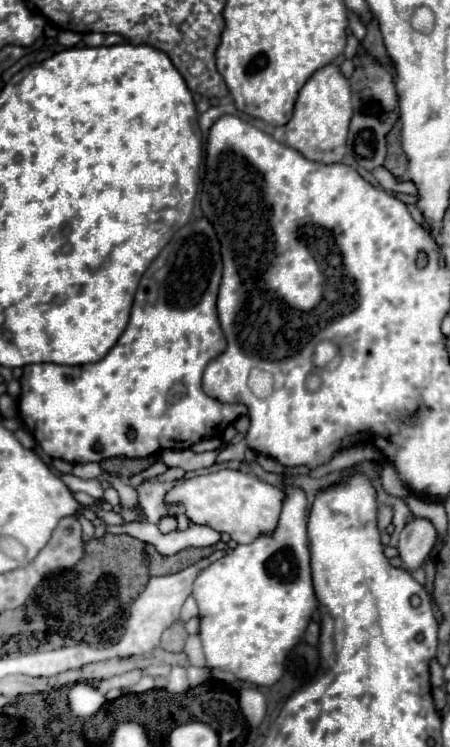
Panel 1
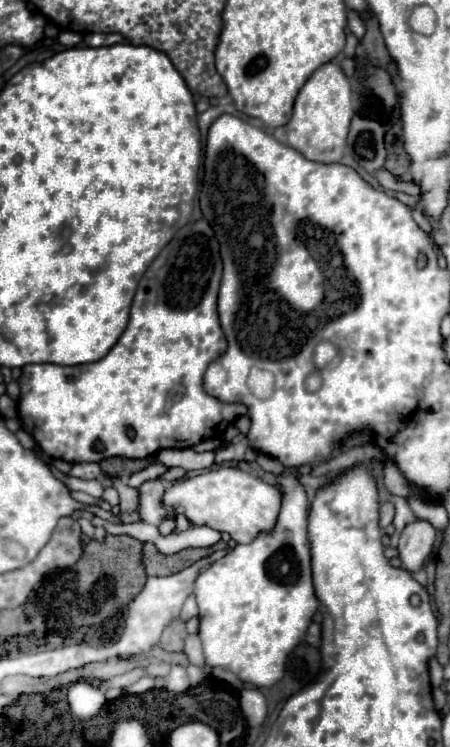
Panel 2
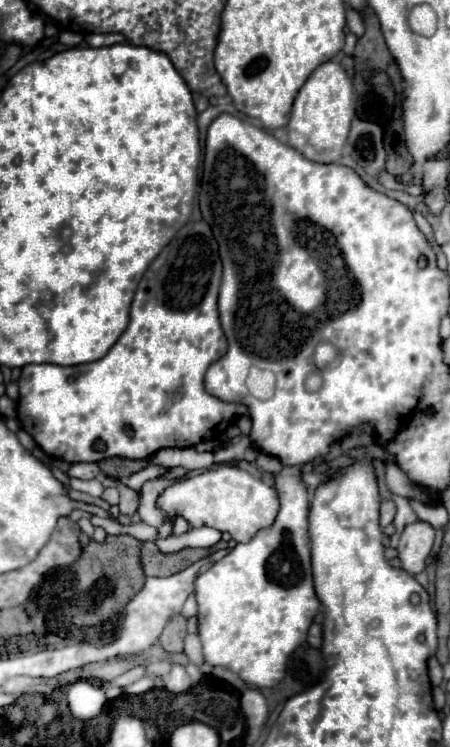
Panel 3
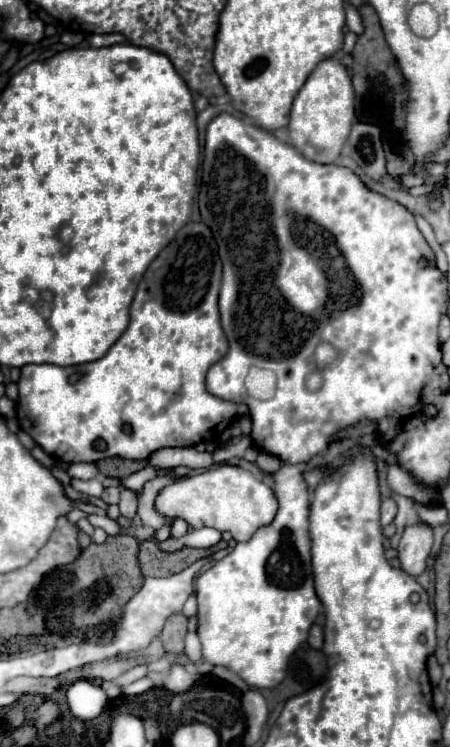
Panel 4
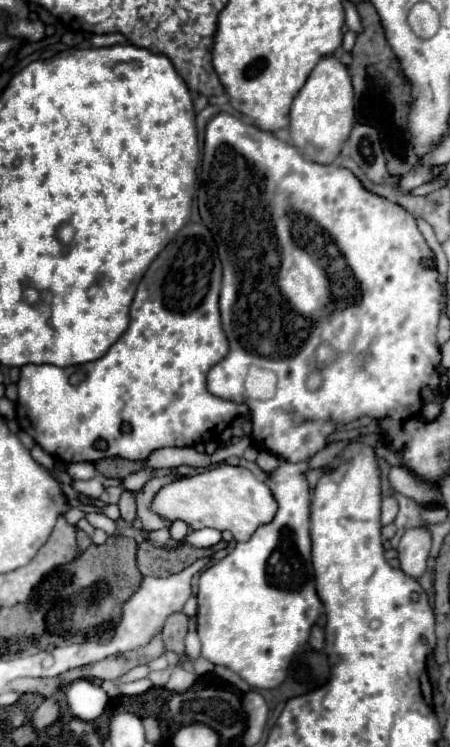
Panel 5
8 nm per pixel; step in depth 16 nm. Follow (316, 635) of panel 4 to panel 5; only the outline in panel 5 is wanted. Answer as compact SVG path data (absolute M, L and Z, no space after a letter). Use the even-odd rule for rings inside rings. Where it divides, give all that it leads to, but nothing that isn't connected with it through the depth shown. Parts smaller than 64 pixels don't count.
M314 626L312 630L312 636L310 636L310 646L314 650L324 650L324 644L326 644L326 636L324 636L324 630L320 626Z

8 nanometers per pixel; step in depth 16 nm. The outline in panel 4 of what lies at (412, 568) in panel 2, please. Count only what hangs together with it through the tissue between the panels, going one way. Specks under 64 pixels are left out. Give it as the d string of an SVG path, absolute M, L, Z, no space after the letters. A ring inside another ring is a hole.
M426 524L410 526L404 530L402 540L398 544L400 568L408 576L420 576L426 568L426 558L432 548L432 530Z

